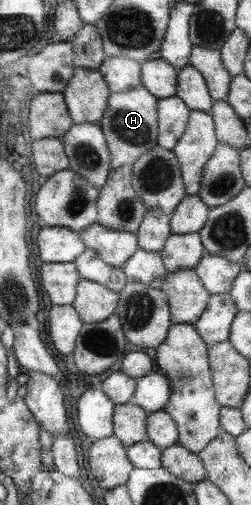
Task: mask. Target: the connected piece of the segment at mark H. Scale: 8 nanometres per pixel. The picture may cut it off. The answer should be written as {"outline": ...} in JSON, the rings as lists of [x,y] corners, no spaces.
{"outline":[[[142,84],[136,89],[111,94],[109,106],[100,126],[112,155],[112,169],[131,165],[159,145],[159,99]]]}

